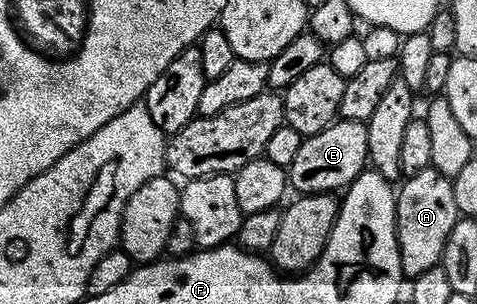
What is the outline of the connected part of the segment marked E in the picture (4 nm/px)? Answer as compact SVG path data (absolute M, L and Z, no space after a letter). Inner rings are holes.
M338 119L323 131L302 140L295 159L287 167L287 181L297 195L336 194L348 189L358 175L366 172L368 159L366 122Z

